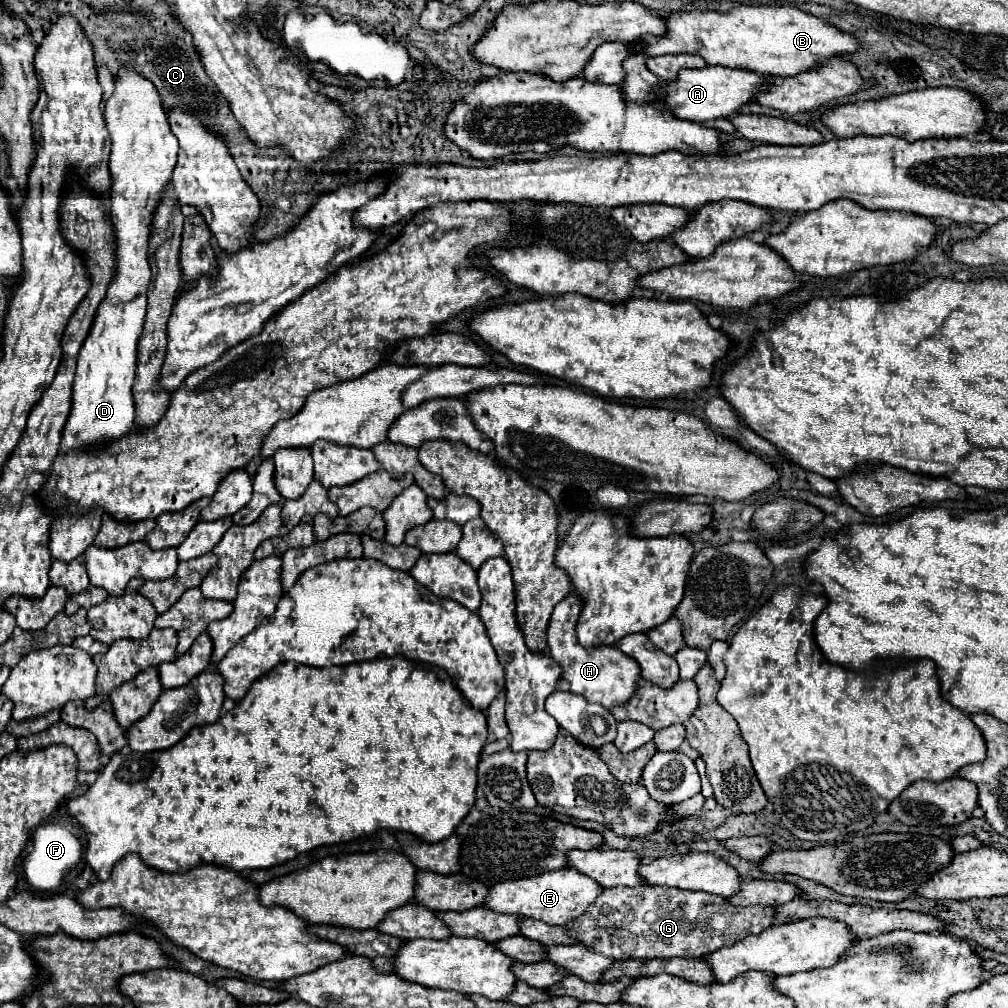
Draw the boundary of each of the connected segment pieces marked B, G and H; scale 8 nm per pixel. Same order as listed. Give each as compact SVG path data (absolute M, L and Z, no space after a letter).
M762 4L762 6L736 6L736 8L728 10L728 12L716 12L716 10L692 10L692 12L688 12L688 10L676 10L676 12L670 12L670 14L662 16L662 18L664 18L664 24L666 24L666 34L660 36L660 38L656 38L656 36L646 36L646 42L642 42L646 56L696 54L696 56L702 56L702 58L706 60L706 64L710 64L710 66L726 66L726 68L752 70L752 72L758 72L758 74L764 74L764 76L770 76L770 74L774 74L774 76L794 76L794 74L798 74L798 72L802 72L802 70L808 70L808 68L816 66L816 64L818 64L820 60L824 60L824 58L842 56L842 54L848 54L848 52L854 52L854 50L856 50L856 46L854 46L854 36L844 34L844 32L840 32L838 28L822 22L820 18L816 18L816 16L812 16L812 14L806 14L806 12L798 10L796 6L788 6L788 4L786 4L786 6L764 6L764 4Z
M618 886L618 888L606 888L604 894L600 894L600 902L588 910L588 914L576 918L576 922L570 922L566 926L568 934L576 936L578 942L586 944L588 948L608 954L616 960L626 958L702 958L712 954L714 950L722 946L732 946L736 940L744 940L748 934L760 934L766 928L772 926L772 918L776 916L776 908L772 906L732 906L728 898L708 894L708 892L692 892L692 890L680 890L670 886Z
M574 592L554 608L546 632L550 656L560 664L562 678L570 682L570 692L580 694L588 702L600 704L606 710L614 706L624 706L638 690L638 682L642 678L640 668L636 666L636 662L632 662L632 658L620 654L620 650L614 646L606 646L604 650L584 650L576 638L576 622L580 608L580 598Z

